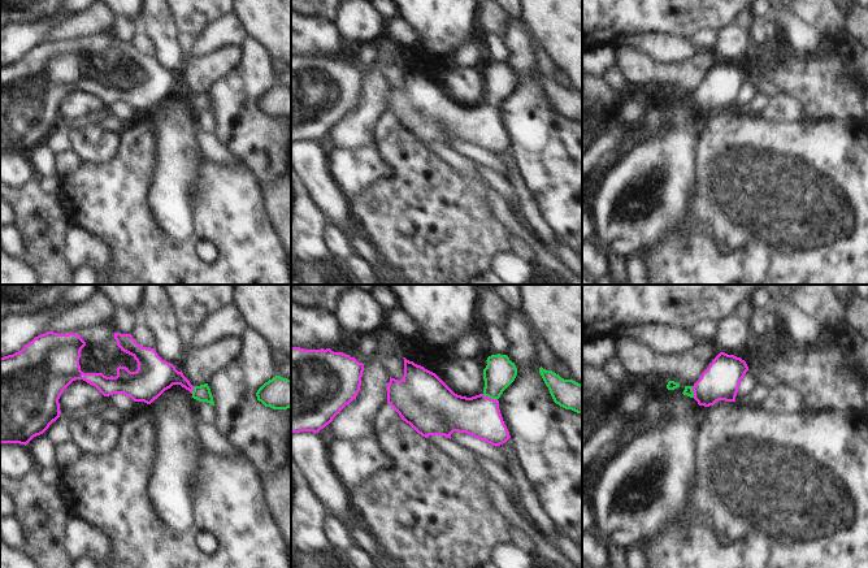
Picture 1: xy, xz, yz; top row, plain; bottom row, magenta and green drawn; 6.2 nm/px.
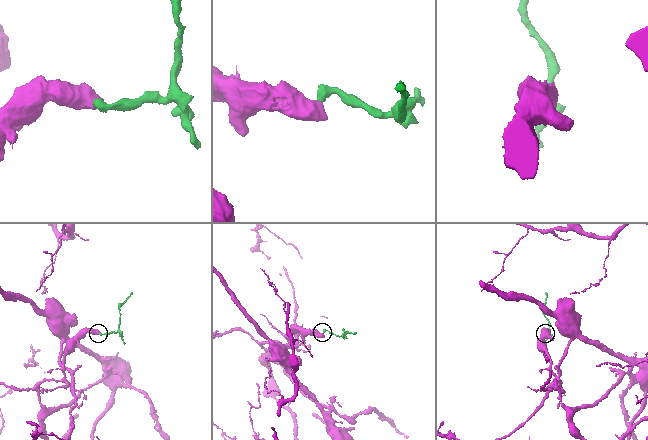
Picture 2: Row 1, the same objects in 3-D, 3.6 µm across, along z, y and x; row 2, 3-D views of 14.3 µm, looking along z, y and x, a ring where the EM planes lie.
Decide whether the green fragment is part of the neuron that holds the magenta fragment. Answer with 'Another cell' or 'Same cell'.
Same cell

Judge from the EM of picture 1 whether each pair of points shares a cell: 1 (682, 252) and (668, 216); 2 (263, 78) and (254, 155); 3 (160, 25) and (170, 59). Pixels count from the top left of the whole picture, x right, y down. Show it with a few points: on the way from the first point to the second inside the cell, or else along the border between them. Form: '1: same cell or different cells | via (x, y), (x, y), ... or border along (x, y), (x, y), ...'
1: different cells | border along (690, 204), (686, 222), (669, 230), (649, 248)
2: same cell | via (248, 98), (250, 135)
3: same cell | via (161, 33), (166, 51)

